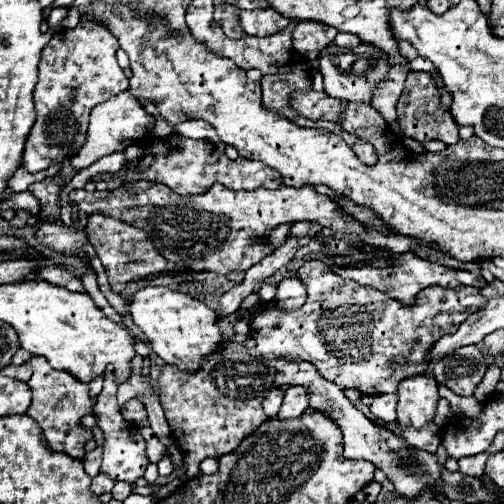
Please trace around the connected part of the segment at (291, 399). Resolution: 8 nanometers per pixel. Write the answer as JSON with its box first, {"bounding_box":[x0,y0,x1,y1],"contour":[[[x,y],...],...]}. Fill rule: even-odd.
{"bounding_box":[276,387,308,421],"contour":[[[290,387],[284,393],[284,401],[280,405],[280,411],[276,415],[276,419],[284,421],[284,419],[296,419],[298,415],[302,415],[308,409],[308,399],[306,399],[306,387]]]}

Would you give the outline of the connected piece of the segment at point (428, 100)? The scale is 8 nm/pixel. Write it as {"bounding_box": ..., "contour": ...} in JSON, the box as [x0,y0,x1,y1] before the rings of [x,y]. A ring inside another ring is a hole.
{"bounding_box":[396,71,460,145],"contour":[[[410,71],[408,73],[408,79],[404,83],[404,91],[402,91],[398,105],[396,105],[396,111],[398,111],[398,127],[400,127],[402,137],[416,139],[418,143],[426,143],[430,139],[440,139],[446,145],[460,141],[458,123],[454,121],[452,113],[448,113],[448,117],[442,117],[446,113],[446,109],[440,107],[436,85],[432,83],[430,75],[424,71]],[[424,115],[434,115],[434,117],[424,117]]]}

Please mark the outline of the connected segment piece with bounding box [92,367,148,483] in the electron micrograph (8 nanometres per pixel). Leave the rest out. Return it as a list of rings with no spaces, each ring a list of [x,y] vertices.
[[[112,367],[106,369],[104,375],[104,389],[100,391],[96,405],[94,405],[94,415],[98,417],[98,427],[104,431],[104,461],[100,471],[104,471],[106,475],[110,475],[114,481],[130,481],[134,483],[138,477],[144,475],[146,465],[148,465],[148,457],[146,457],[146,447],[144,447],[144,439],[138,433],[138,427],[124,421],[120,415],[120,407],[116,405],[116,375],[112,371]]]

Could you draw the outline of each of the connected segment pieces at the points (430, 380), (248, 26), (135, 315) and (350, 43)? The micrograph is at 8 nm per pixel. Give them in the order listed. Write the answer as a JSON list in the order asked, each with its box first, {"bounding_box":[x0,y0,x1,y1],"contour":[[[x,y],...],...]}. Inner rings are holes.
[{"bounding_box":[398,375,438,429],"contour":[[[432,375],[402,379],[398,385],[398,425],[422,429],[432,423],[438,403],[438,385]]]},{"bounding_box":[238,7,288,37],"contour":[[[272,7],[252,9],[252,11],[240,9],[238,19],[240,19],[240,27],[244,29],[244,33],[256,35],[256,37],[272,35],[274,31],[280,31],[288,23],[288,19],[282,17],[278,11],[274,11]]]},{"bounding_box":[130,287,222,371],"contour":[[[168,287],[138,289],[130,301],[130,315],[150,341],[154,353],[166,363],[186,371],[196,371],[200,367],[200,359],[214,353],[222,343],[216,313],[188,293],[172,291]]]},{"bounding_box":[334,33,360,49],"contour":[[[338,33],[338,35],[336,35],[336,39],[334,39],[334,43],[336,43],[338,47],[354,49],[354,47],[360,43],[360,39],[358,39],[356,35],[352,35],[352,33]]]}]

